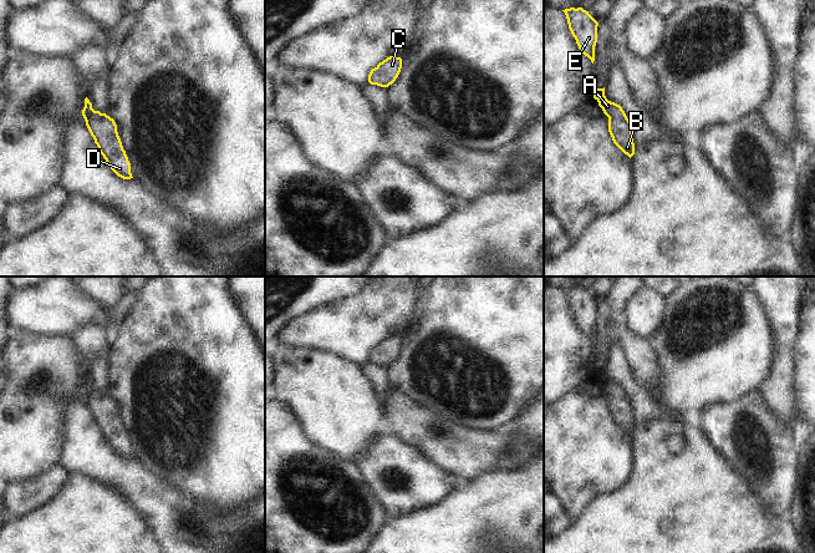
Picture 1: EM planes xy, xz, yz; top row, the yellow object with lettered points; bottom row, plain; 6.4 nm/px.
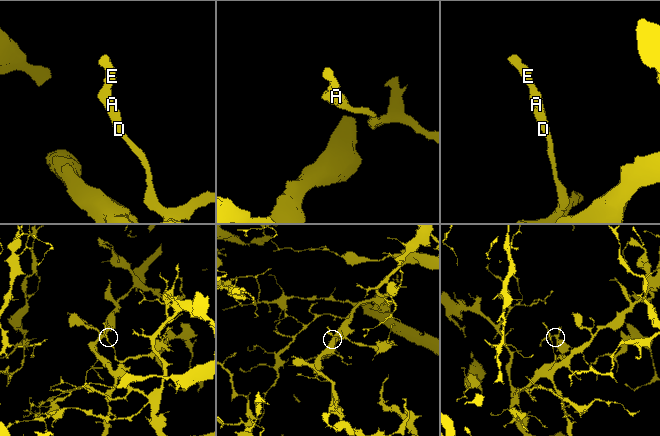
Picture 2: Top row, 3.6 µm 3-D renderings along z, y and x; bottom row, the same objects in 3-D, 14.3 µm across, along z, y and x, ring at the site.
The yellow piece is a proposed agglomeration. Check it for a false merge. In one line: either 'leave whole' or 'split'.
leave whole

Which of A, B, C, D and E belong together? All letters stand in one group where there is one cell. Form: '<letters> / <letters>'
A B C D E

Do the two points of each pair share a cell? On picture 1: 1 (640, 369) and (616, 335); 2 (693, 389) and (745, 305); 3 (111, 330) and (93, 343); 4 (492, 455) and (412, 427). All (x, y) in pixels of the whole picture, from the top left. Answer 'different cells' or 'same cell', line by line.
1: same cell
2: same cell
3: different cells
4: same cell

